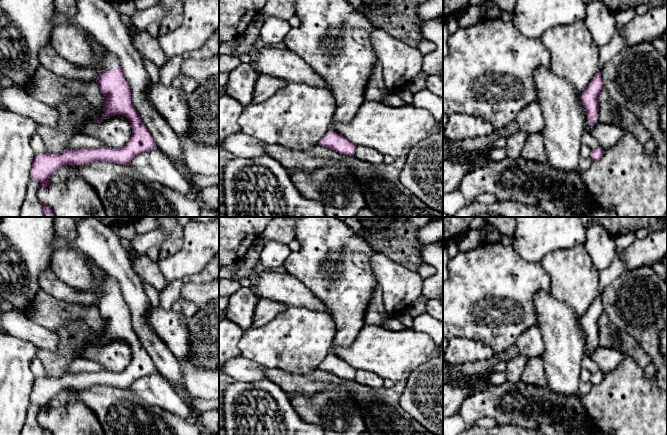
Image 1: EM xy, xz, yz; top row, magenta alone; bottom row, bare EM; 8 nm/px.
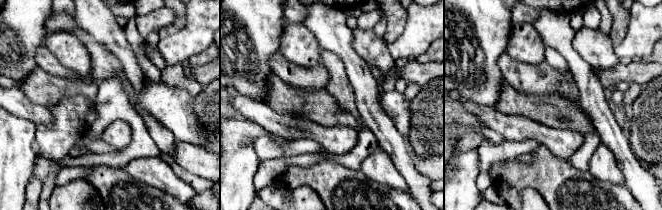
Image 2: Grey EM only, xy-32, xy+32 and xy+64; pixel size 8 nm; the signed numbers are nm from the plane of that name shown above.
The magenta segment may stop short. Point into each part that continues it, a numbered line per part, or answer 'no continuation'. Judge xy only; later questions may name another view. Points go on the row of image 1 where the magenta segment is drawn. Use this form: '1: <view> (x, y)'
1: xy (111, 62)

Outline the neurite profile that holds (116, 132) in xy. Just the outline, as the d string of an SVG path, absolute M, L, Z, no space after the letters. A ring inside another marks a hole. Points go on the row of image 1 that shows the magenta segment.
M112 118L101 123L86 119L80 122L78 131L98 138L111 149L123 147L132 135L130 122L125 118Z

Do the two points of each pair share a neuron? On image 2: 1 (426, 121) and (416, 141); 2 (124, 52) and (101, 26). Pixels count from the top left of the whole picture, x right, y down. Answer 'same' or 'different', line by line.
1: same
2: same

